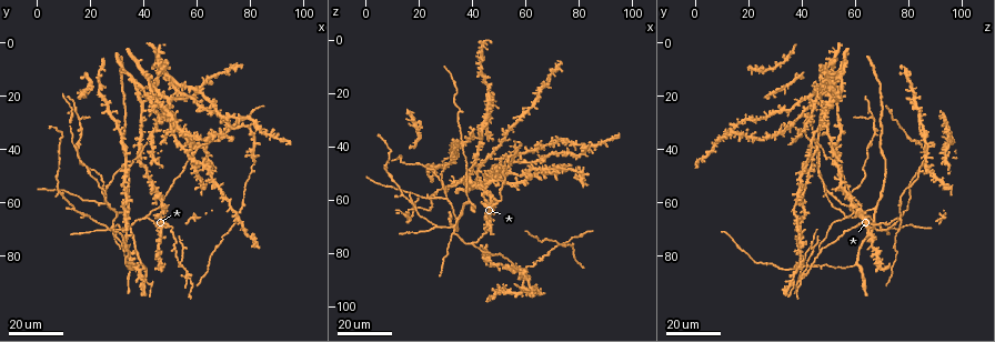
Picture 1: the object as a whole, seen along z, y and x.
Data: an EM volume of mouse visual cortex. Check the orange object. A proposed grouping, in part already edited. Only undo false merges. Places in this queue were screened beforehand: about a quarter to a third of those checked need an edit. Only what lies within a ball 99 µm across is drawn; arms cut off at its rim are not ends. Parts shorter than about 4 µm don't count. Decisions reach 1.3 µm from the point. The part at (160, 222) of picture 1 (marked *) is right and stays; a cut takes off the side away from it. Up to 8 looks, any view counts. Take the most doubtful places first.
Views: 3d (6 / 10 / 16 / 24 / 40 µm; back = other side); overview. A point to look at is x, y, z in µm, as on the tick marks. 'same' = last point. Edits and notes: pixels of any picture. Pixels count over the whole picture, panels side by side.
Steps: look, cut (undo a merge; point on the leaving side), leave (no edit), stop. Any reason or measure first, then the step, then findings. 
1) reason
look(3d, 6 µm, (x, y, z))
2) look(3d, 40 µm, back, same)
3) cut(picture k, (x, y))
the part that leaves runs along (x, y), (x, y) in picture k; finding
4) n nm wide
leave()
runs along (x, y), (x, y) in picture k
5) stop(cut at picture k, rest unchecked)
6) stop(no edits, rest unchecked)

four or more arms meet
look(3d, 24 µm, (56, 88, 41))

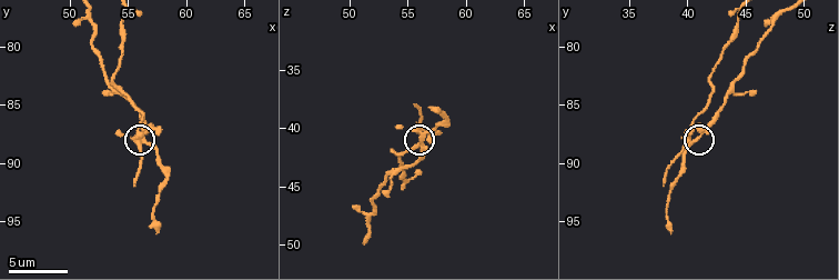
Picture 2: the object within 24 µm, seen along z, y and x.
look(3d, 6 µm, (56.0, 88.2, 40.4))

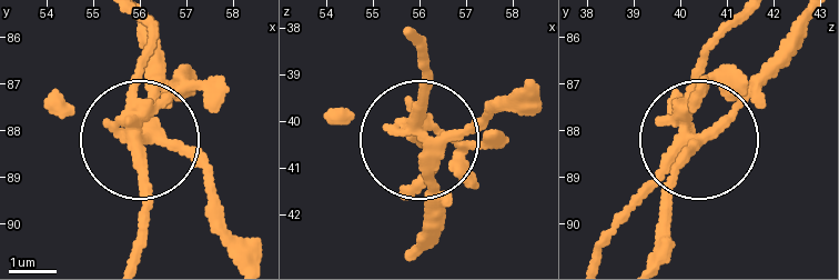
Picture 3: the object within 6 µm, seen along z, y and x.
from behind
look(3d, 6 µm, back, (56.10, 88.20, 40.35))

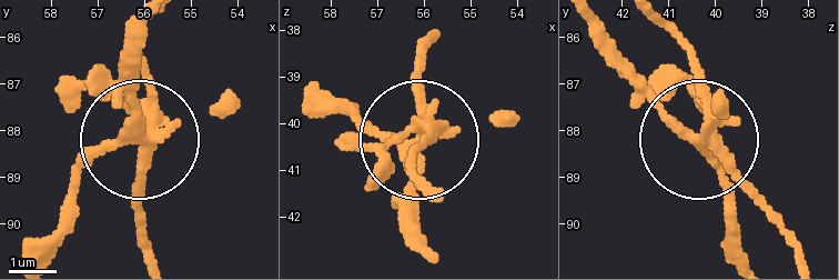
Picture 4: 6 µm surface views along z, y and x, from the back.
5 arms
cut(picture 4, (132, 183))
the part that leaves runs along (438, 126), (418, 150), (426, 173) in picture 4; a second cell is stuck on

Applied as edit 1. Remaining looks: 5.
side arm on a straight run
look(3d, 24 µm, (29, 65, 56))

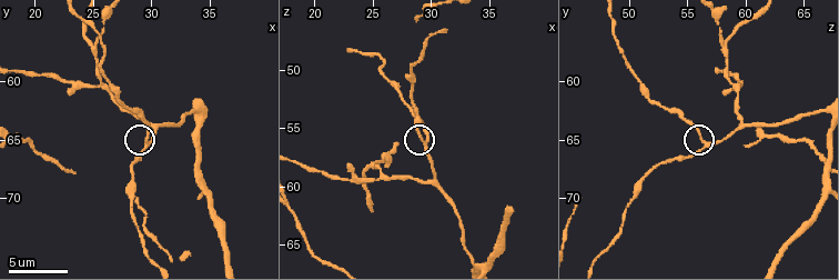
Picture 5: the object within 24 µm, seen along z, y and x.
look(3d, 6 µm, (29.6, 65.6, 56.4))

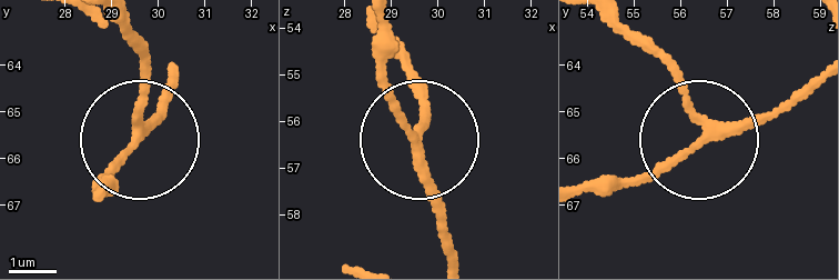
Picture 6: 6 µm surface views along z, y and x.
leave()
runs along (173, 74), (165, 102), (94, 187) in picture 6; all the same cell

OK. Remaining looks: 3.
three-way junction
look(3d, 24 µm, (27, 69, 70))

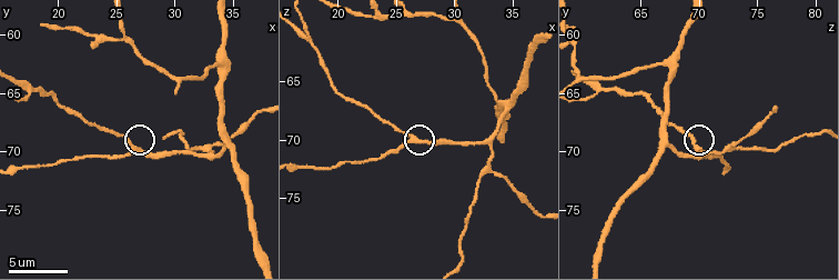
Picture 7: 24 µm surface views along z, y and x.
look(3d, 10 µm, (26.4, 69.6, 70.0))

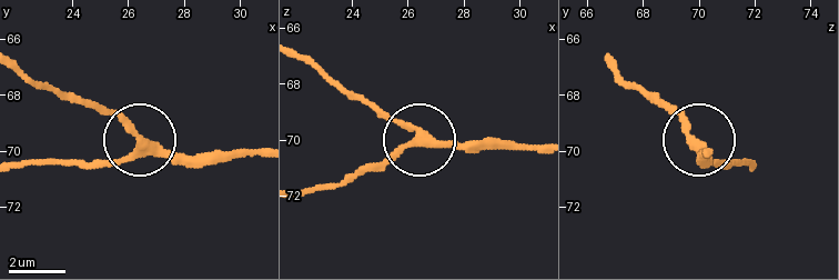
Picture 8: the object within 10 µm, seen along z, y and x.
280 nm wide
leave()
runs along (256, 153), (171, 158), (142, 141), (113, 158), (73, 163) in picture 8; one cell here

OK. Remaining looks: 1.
arms part here
look(3d, 10 µm, (32.8, 69.8, 72.4))

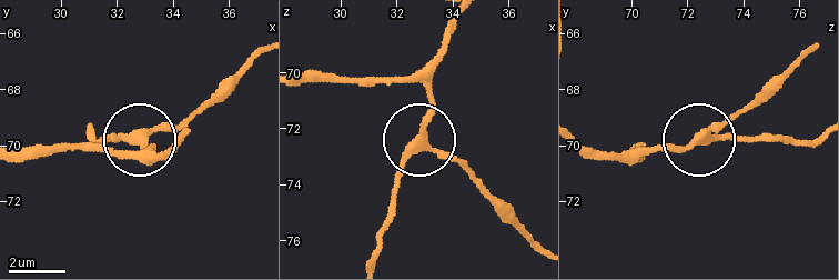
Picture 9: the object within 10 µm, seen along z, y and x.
3 arms
leave()
runs along (816, 46), (701, 136), (780, 138) in picture 9; all the same cell

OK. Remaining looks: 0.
stop(cut at picture 4, rest unchecked)

